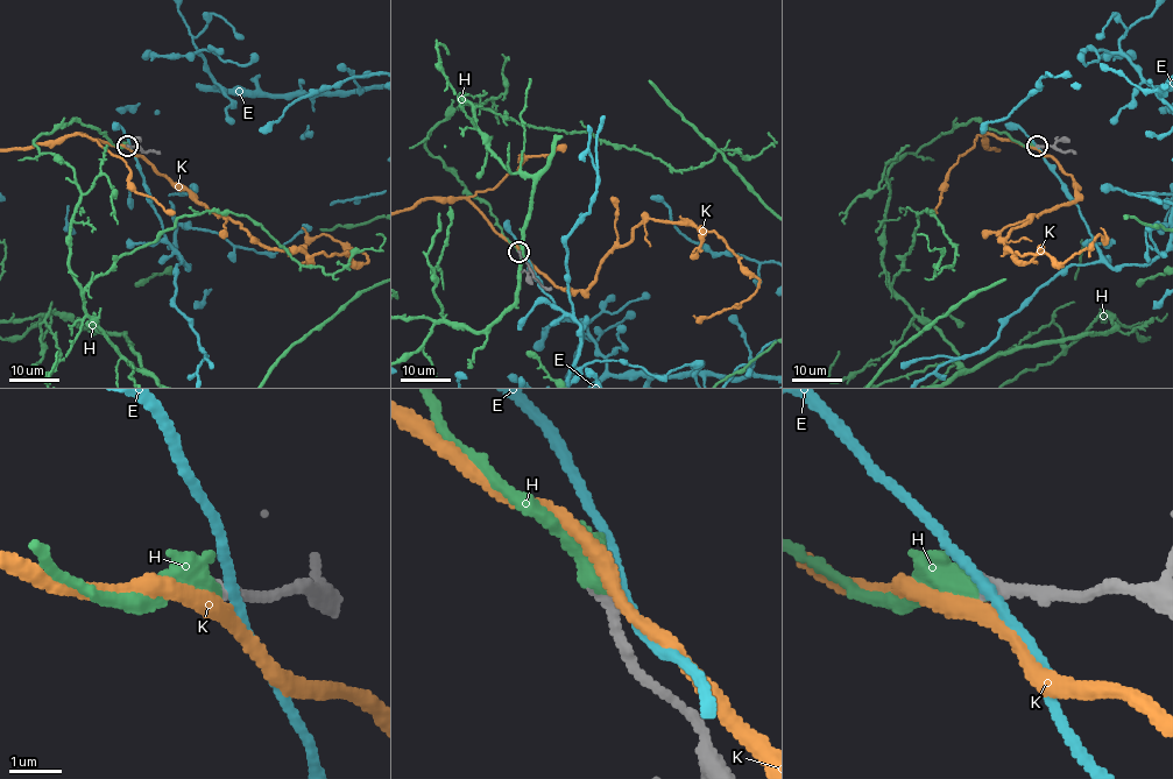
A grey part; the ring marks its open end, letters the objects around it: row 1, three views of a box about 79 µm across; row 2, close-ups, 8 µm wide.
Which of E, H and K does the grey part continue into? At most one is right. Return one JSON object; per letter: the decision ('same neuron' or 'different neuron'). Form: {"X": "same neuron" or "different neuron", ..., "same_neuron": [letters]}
{"E": "different neuron", "H": "same neuron", "K": "different neuron", "same_neuron": ["H"]}

